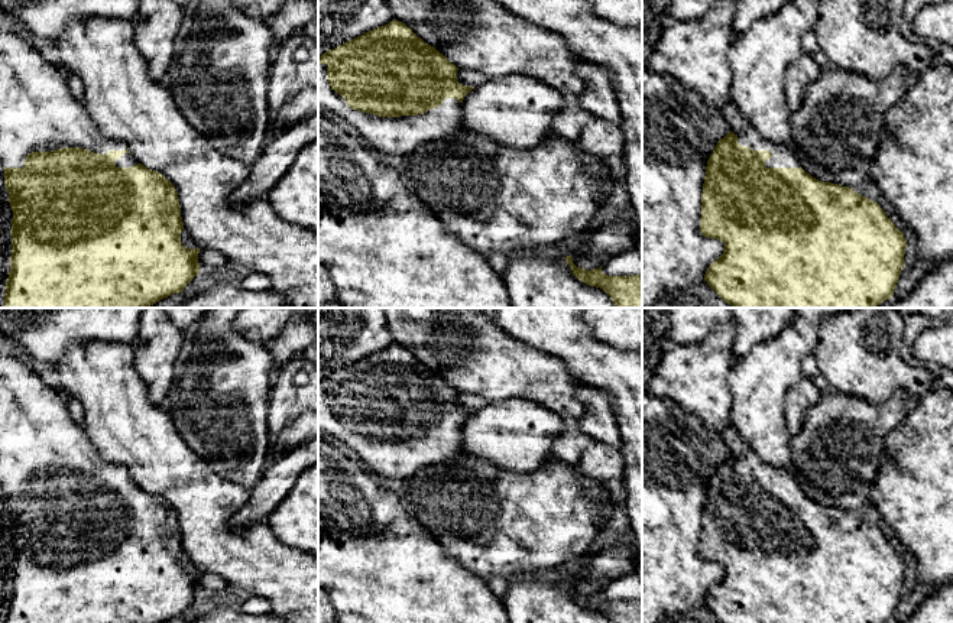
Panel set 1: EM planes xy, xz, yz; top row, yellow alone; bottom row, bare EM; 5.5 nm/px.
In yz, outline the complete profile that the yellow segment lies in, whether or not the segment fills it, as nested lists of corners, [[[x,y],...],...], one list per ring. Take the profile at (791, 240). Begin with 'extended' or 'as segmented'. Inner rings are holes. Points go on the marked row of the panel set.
extended | [[[746,121],[738,134],[729,132],[720,139],[707,160],[701,194],[700,231],[704,237],[725,243],[723,254],[709,266],[704,280],[726,304],[735,308],[876,308],[885,299],[892,298],[904,266],[907,247],[904,234],[878,202],[862,197],[849,186],[813,178],[801,168],[790,146],[766,142]]]

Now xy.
extended | [[[0,33],[0,166],[9,191],[12,218],[12,256],[1,308],[149,308],[150,305],[179,293],[200,273],[200,249],[187,249],[181,243],[184,223],[175,186],[159,172],[139,163],[129,147],[107,139],[88,114],[85,106],[69,91],[67,74],[59,65],[43,59],[39,48],[19,33]]]

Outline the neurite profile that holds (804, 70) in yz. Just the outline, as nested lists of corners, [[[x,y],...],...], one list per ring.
[[[803,53],[785,69],[785,106],[791,113],[800,108],[805,87],[813,82],[821,71],[811,55],[807,53]]]

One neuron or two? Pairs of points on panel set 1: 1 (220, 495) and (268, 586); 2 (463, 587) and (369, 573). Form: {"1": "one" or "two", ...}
{"1": "one", "2": "one"}

